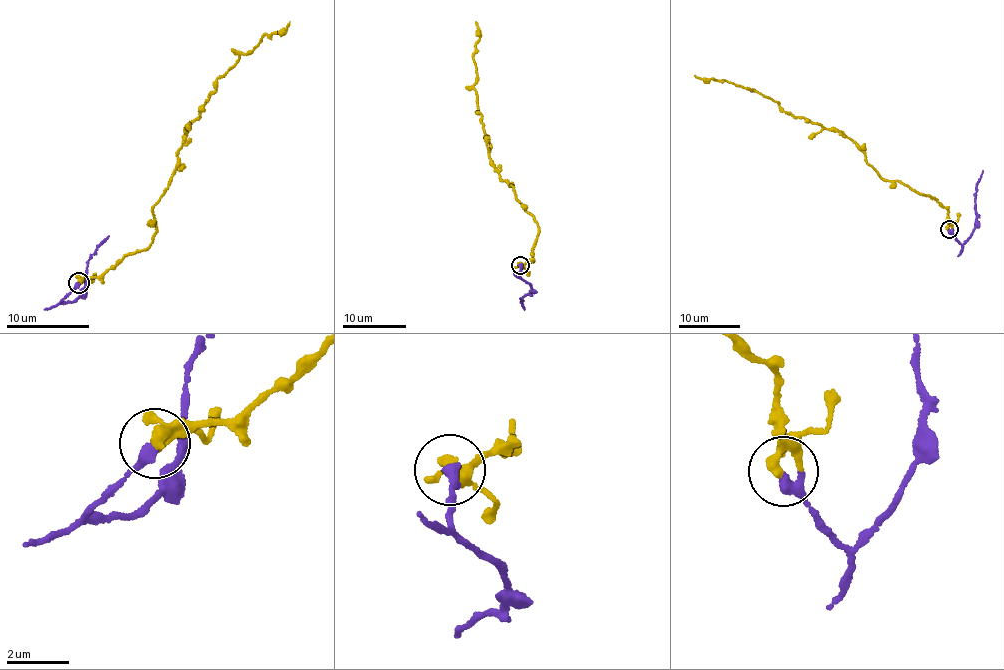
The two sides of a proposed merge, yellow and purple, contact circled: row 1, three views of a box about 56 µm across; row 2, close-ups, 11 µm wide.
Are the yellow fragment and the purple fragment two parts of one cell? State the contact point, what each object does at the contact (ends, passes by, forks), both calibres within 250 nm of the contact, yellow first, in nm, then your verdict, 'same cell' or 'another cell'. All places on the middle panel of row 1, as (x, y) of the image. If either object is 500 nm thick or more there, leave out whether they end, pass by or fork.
at (520, 265); yellow passes by; purple ends there; 240 nm thick on the yellow side, 380 nm on the other; same cell

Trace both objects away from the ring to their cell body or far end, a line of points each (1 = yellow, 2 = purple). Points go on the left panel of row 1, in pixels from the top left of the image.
1: (78, 283), (148, 246), (158, 232), (155, 204), (167, 190), (187, 125), (240, 56), (290, 22)
2: (78, 283), (61, 301), (71, 302), (86, 285), (88, 256), (109, 236)

